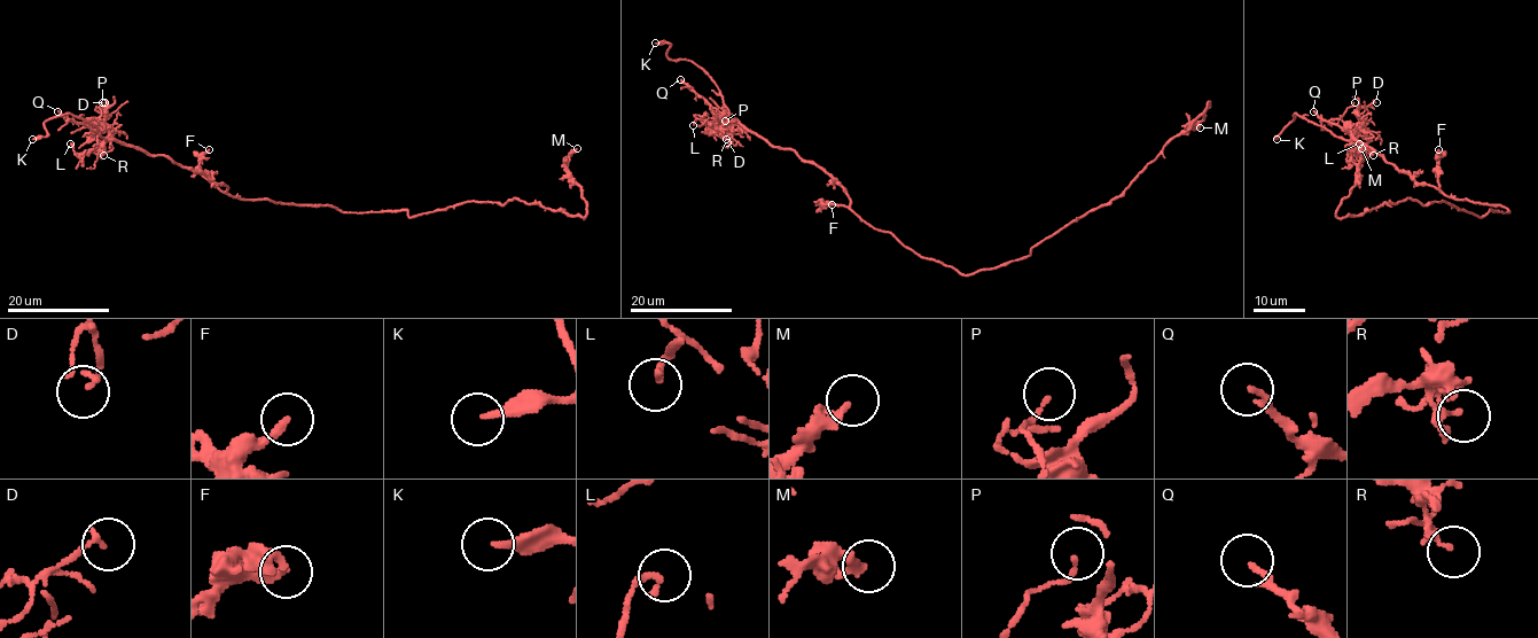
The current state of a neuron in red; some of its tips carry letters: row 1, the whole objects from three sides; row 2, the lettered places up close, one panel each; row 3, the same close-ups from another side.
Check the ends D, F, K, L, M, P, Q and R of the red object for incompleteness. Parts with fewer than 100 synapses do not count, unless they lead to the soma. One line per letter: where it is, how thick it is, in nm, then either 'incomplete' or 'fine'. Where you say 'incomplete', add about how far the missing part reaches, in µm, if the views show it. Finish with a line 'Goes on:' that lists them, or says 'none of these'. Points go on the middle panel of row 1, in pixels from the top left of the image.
D: (727, 142) | 160 nm | fine
F: (832, 204) | 260 nm | fine
K: (655, 43) | 200 nm | incomplete | 25 µm
L: (693, 125) | 200 nm | fine
M: (1200, 127) | 240 nm | fine
P: (725, 121) | 130 nm | fine
Q: (680, 79) | 190 nm | fine
R: (726, 139) | 160 nm | fine
Goes on: K

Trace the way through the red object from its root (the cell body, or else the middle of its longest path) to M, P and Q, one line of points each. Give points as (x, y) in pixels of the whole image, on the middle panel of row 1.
M: (949, 266), (970, 275), (1029, 256), (1035, 246), (1116, 199), (1209, 102), (1204, 116), (1189, 125), (1200, 127)
P: (949, 266), (920, 257), (890, 233), (866, 224), (829, 173), (789, 148), (771, 147), (723, 106), (725, 121)
Q: (949, 266), (920, 257), (890, 233), (866, 224), (829, 173), (789, 148), (771, 147), (680, 79)

